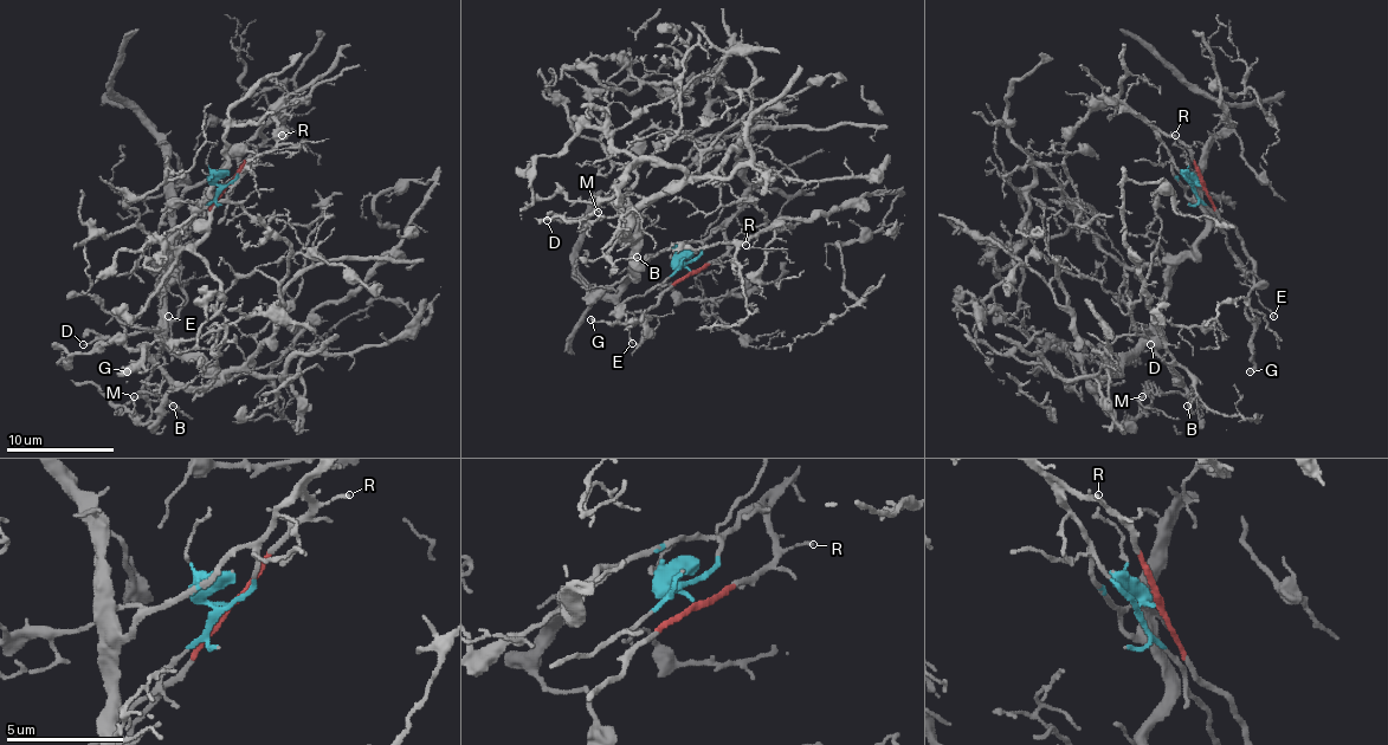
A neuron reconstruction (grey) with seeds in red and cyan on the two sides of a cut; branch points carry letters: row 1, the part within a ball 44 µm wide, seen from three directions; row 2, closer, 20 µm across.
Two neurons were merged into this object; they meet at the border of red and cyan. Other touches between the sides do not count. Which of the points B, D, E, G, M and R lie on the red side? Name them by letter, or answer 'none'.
G, R

